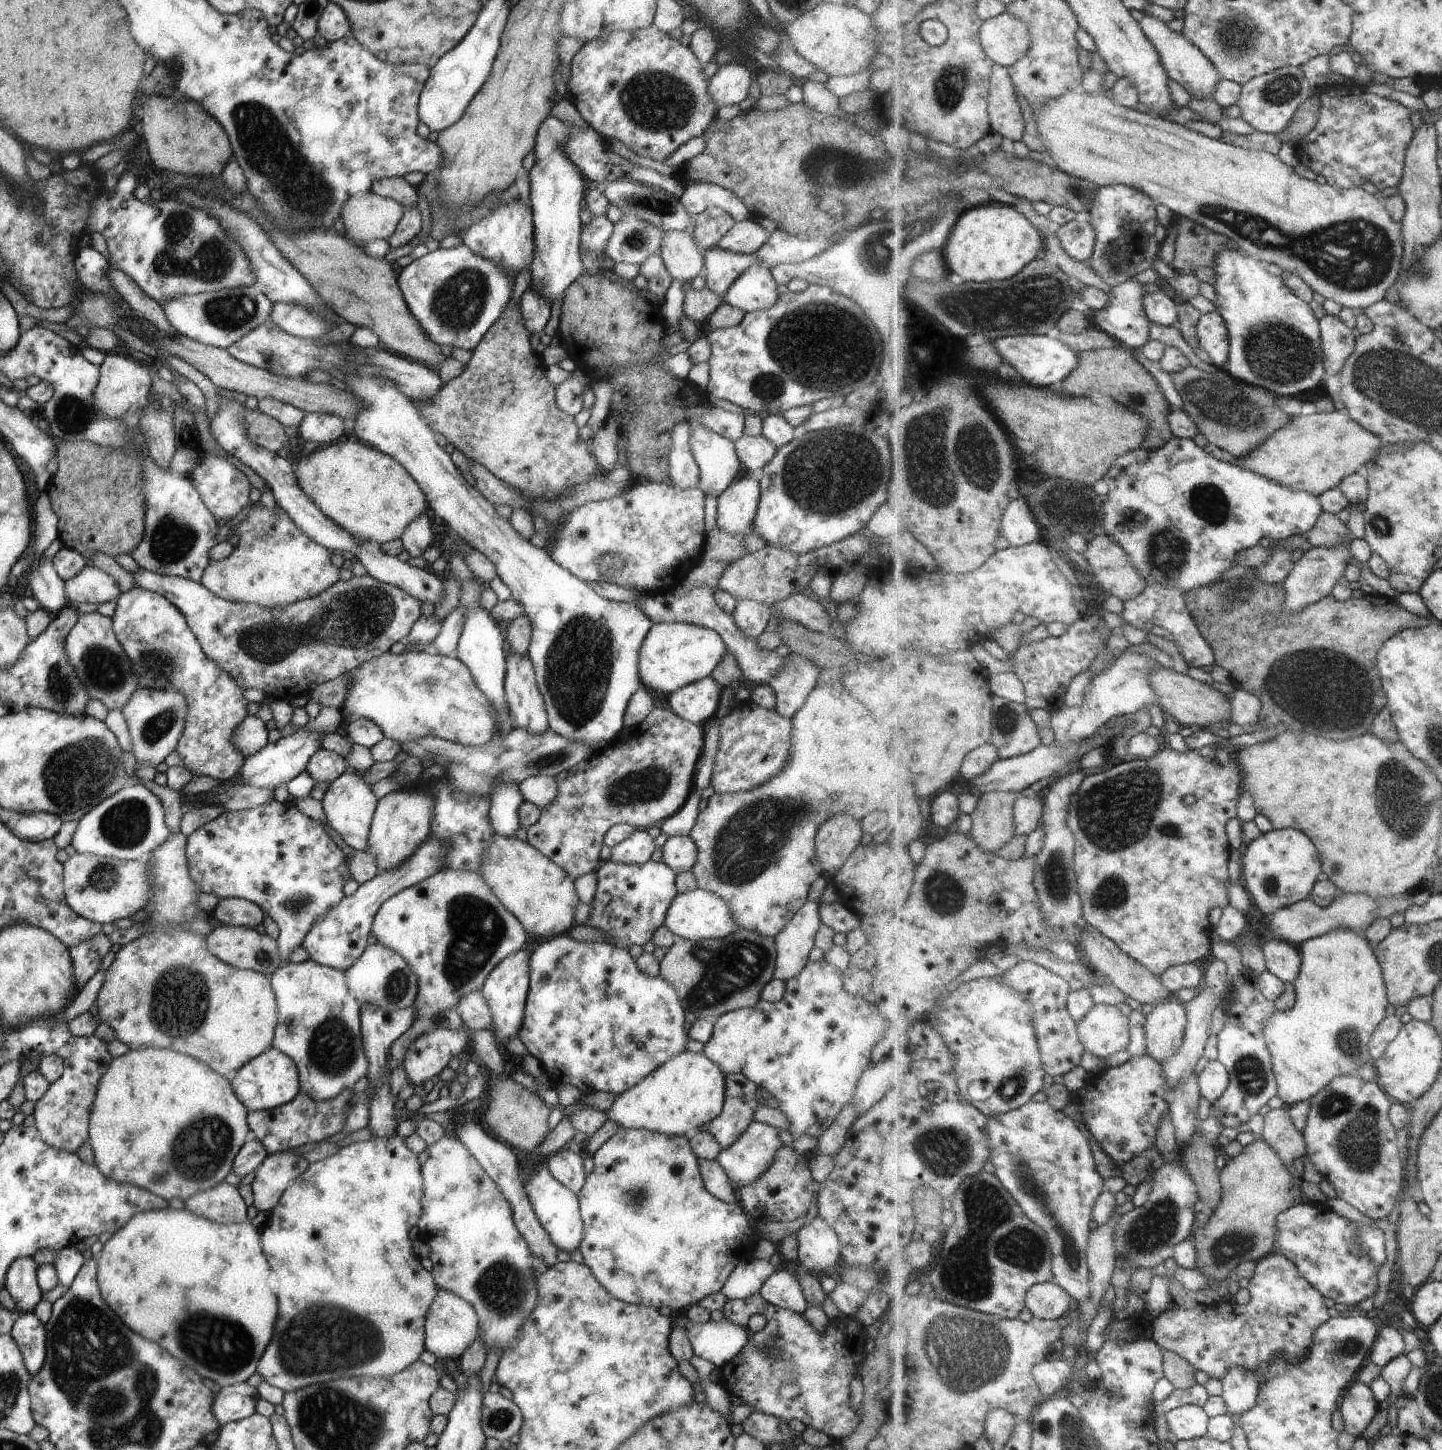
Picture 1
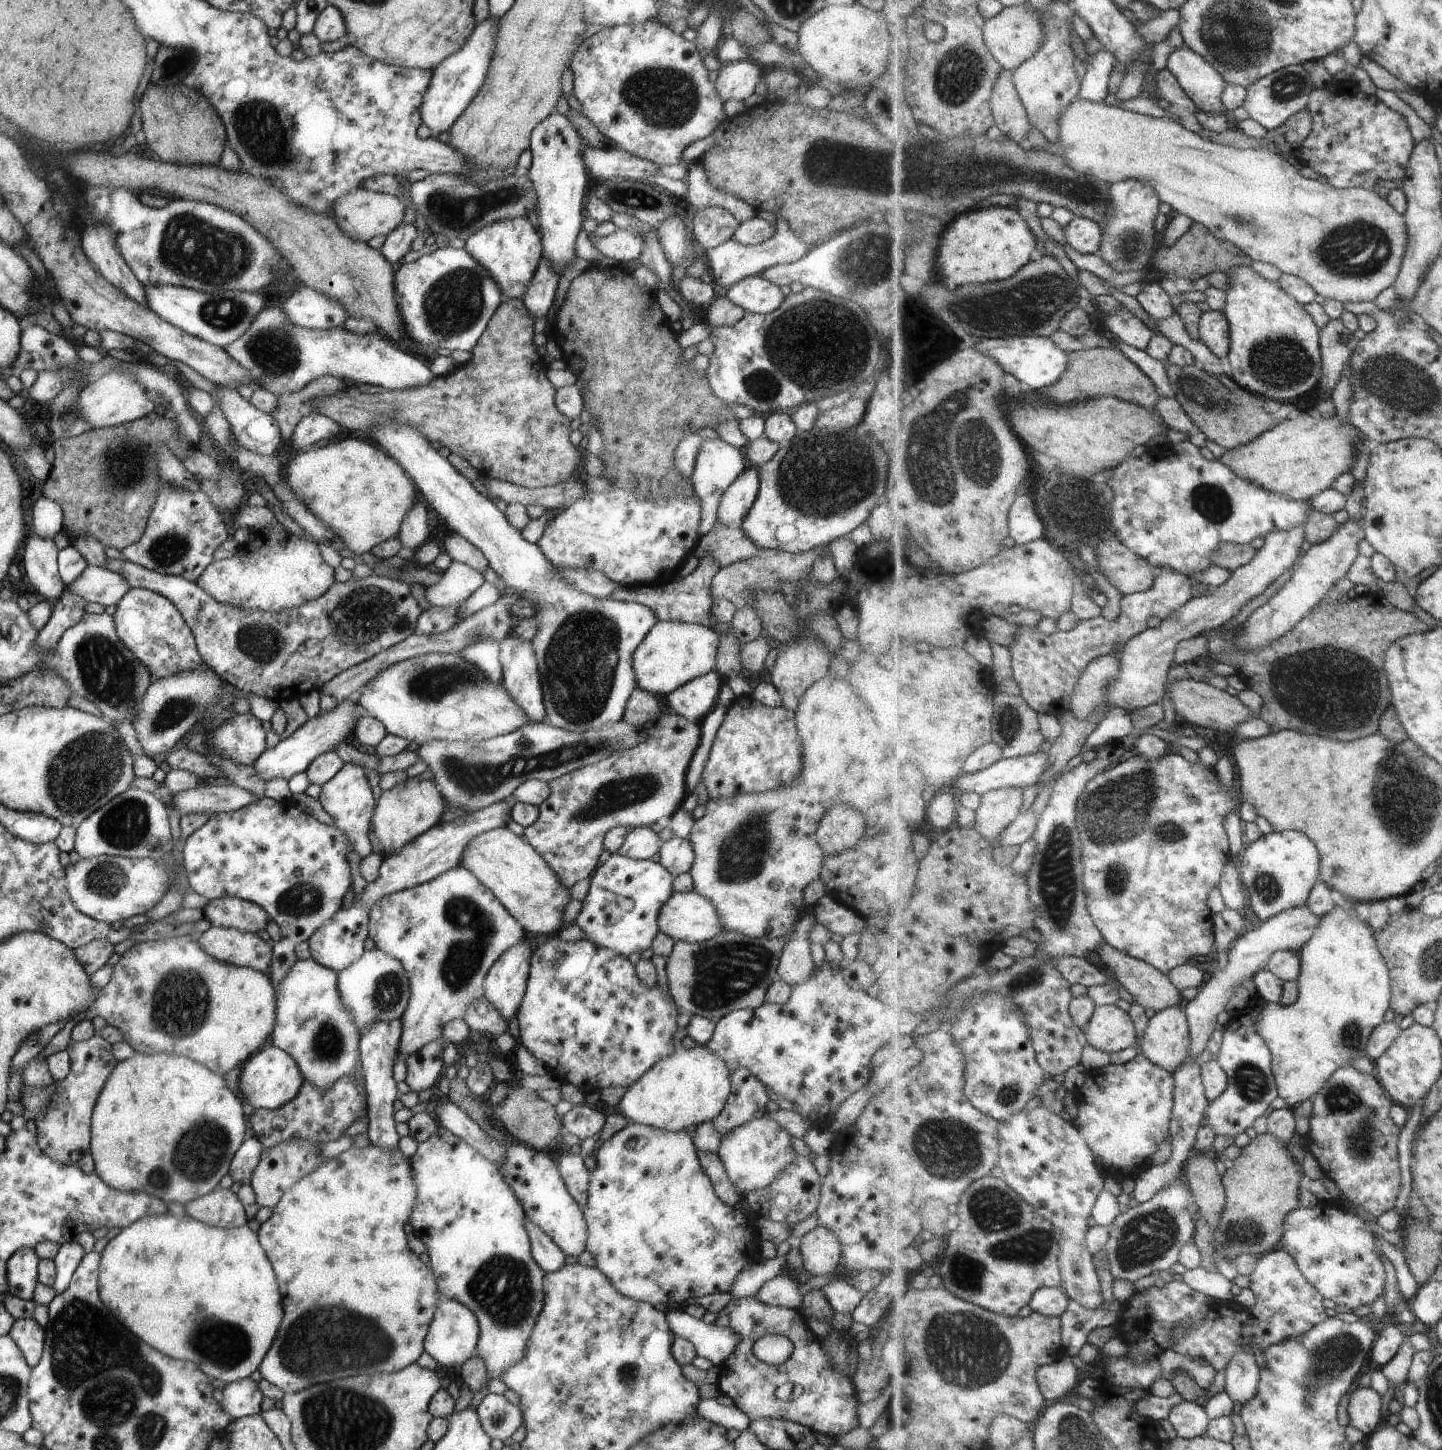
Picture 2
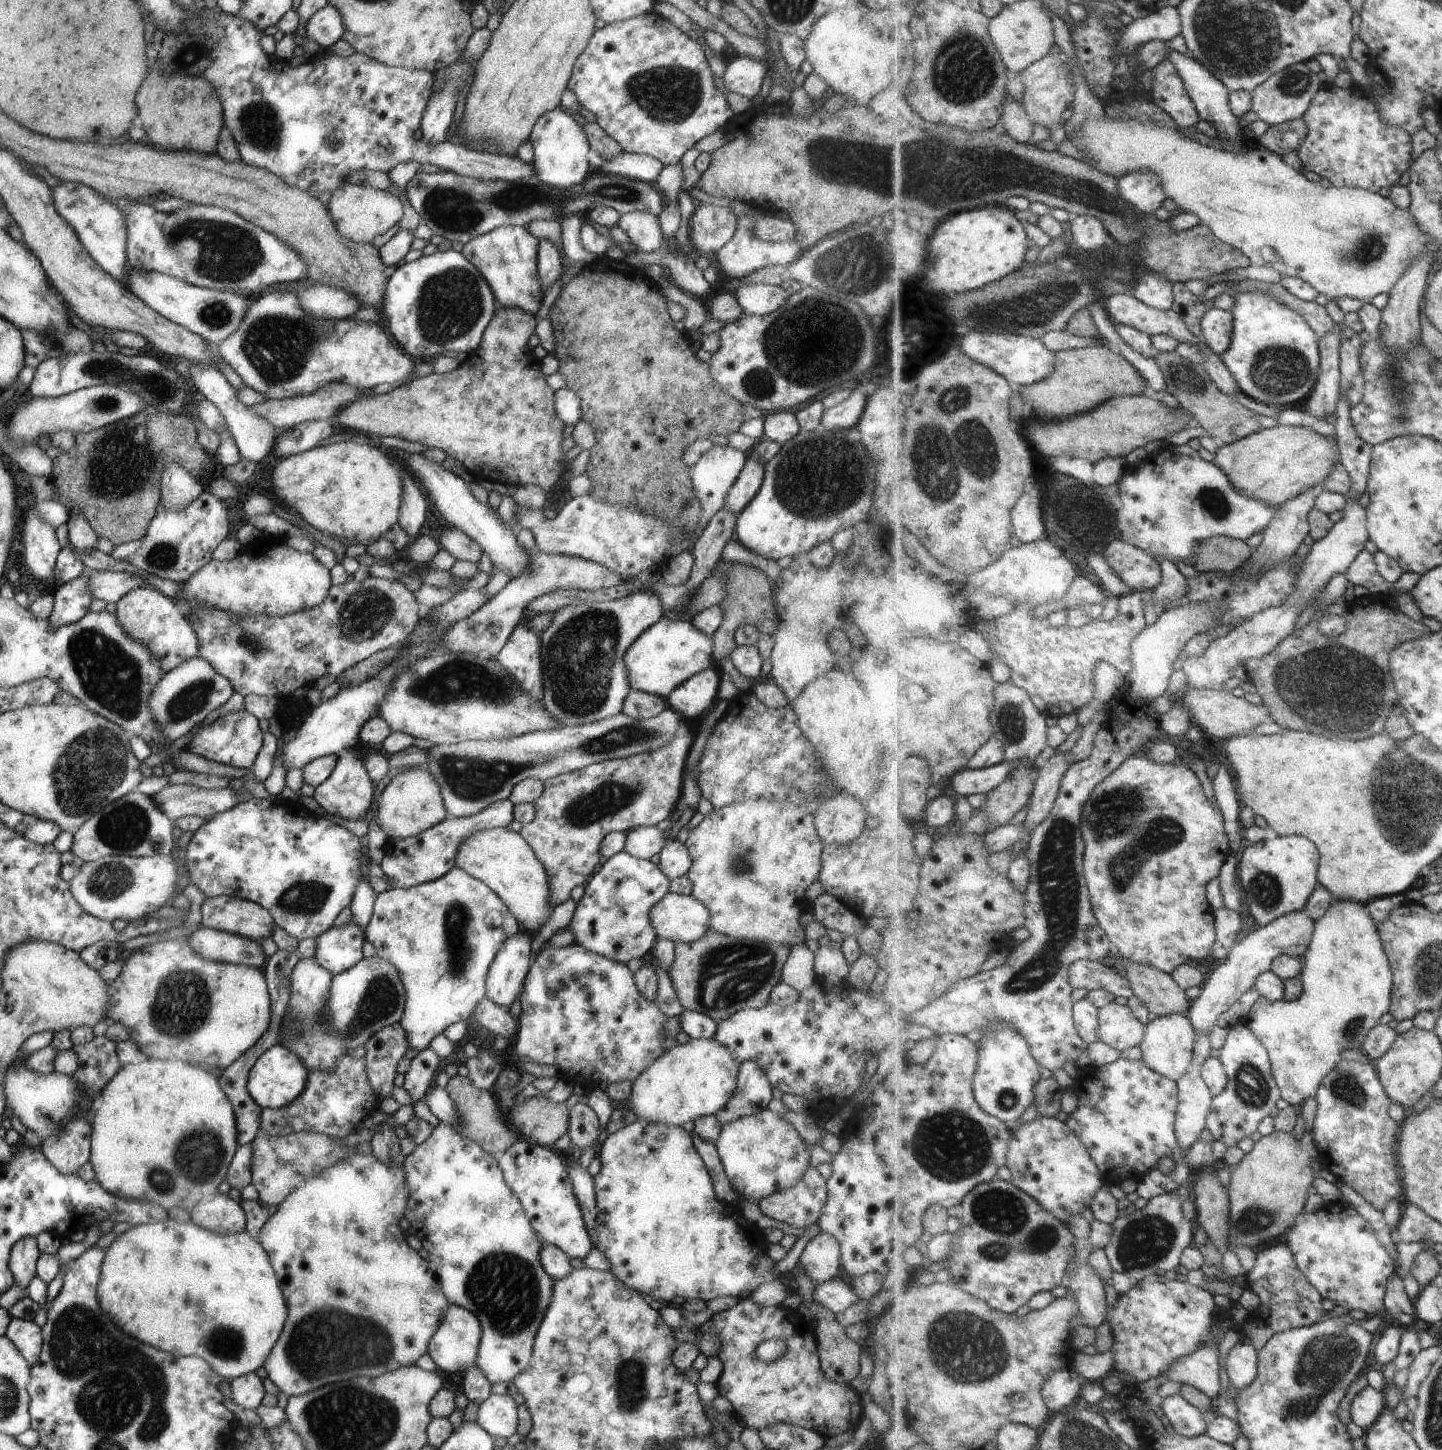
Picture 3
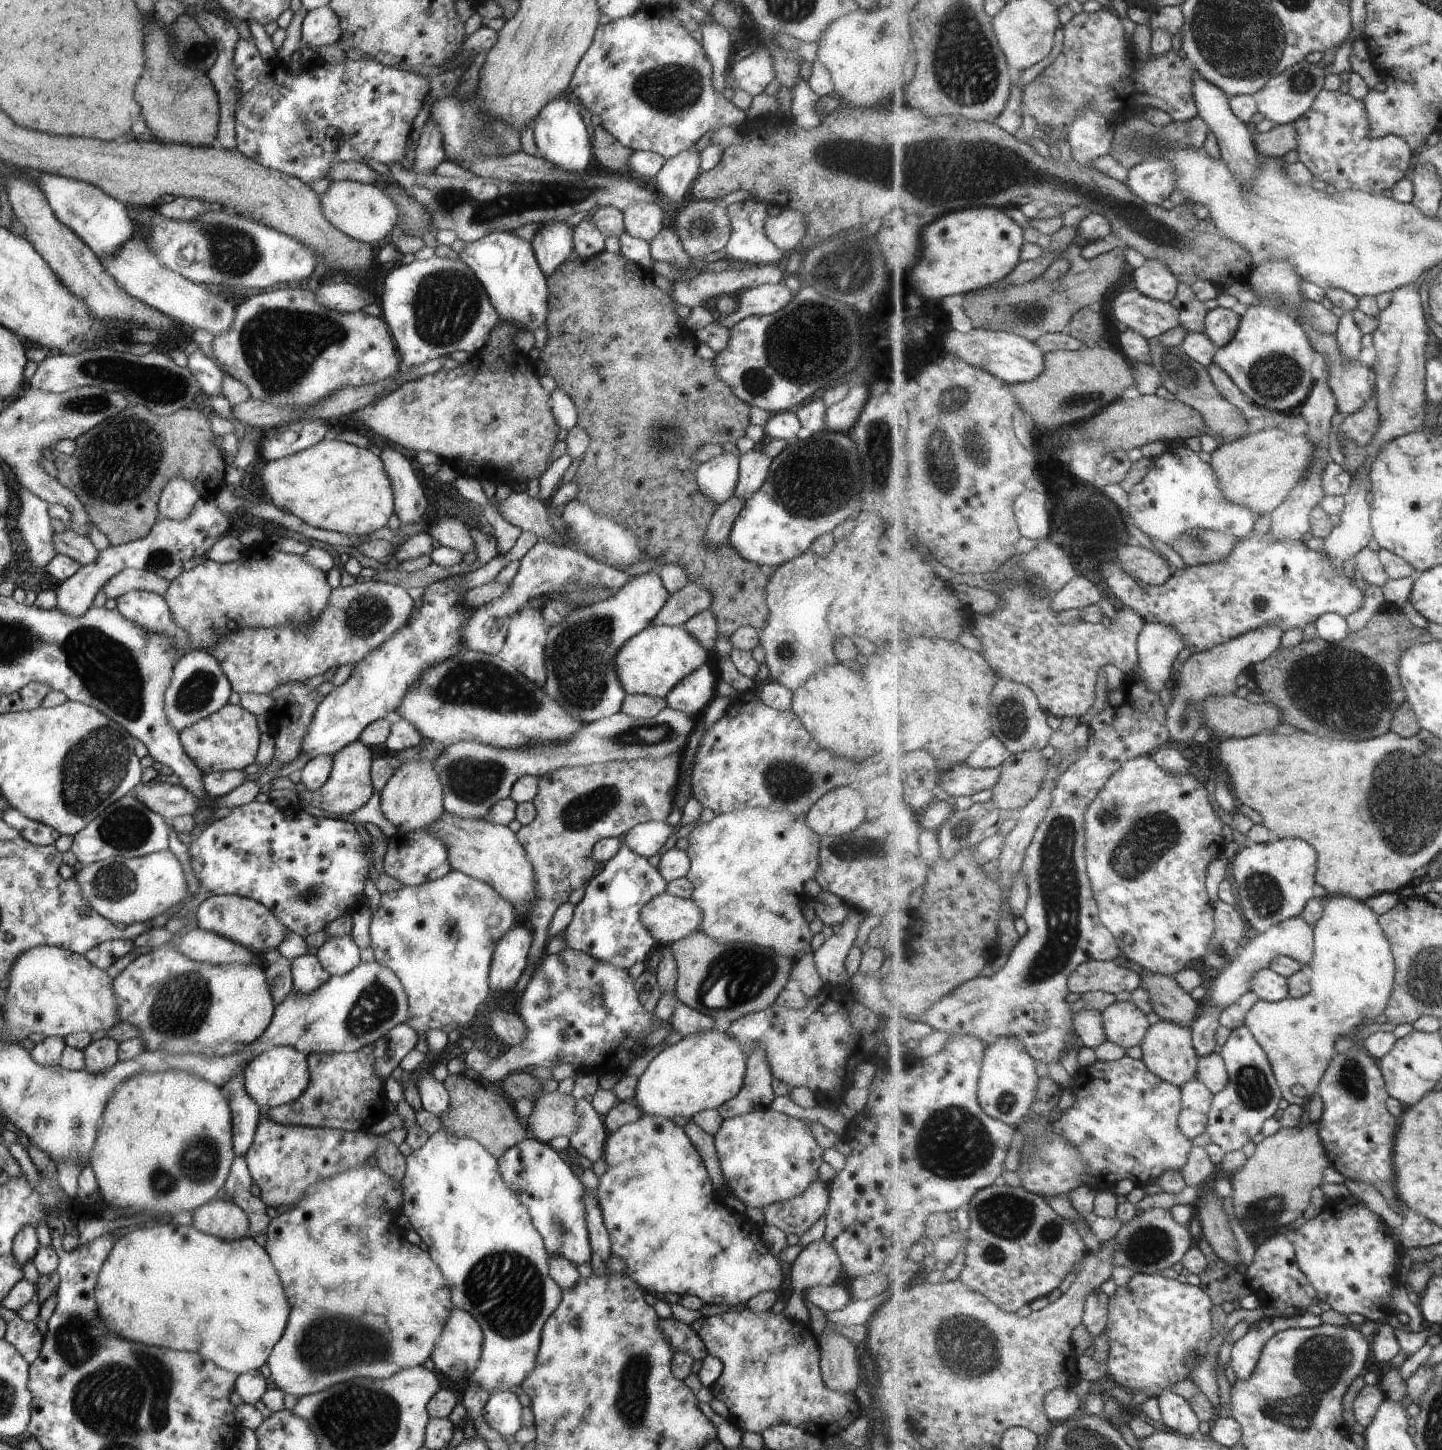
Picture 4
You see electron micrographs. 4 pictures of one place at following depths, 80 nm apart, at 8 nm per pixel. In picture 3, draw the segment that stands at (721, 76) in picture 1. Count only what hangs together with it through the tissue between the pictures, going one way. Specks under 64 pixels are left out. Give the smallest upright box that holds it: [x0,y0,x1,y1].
[723,57,767,99]

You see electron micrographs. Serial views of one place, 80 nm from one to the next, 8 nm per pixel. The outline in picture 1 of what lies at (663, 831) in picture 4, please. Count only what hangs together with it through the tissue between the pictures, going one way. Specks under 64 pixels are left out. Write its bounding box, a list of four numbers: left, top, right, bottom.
[607,829,656,864]

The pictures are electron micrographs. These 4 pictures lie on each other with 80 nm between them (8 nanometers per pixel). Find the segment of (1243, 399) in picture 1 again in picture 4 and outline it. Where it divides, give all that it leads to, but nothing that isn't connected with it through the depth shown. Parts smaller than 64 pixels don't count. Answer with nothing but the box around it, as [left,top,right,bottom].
[1150,339,1251,442]

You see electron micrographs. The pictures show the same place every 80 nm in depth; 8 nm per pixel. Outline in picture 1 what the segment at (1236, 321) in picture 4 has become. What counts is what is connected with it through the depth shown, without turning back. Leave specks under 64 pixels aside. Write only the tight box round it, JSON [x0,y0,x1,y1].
[1198,310,1230,369]

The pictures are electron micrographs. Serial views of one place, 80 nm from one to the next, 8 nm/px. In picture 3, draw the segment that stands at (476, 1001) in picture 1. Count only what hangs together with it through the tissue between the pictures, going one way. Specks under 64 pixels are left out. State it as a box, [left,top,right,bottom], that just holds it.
[472,997,518,1043]

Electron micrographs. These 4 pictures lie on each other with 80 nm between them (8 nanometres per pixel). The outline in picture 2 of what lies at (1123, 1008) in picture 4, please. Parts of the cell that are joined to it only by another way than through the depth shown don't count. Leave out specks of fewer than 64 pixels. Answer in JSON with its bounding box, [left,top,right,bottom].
[1085,1005,1138,1054]

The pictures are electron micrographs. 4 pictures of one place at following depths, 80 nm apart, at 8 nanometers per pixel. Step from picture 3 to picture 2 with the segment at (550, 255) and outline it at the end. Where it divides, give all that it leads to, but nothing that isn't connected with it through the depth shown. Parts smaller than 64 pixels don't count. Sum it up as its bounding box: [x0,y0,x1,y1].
[521,257,558,317]

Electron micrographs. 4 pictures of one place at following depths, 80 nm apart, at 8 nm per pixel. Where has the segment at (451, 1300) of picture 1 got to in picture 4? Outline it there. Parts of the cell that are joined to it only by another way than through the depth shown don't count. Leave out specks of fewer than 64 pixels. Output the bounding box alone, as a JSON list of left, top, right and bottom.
[430,1308,482,1380]

